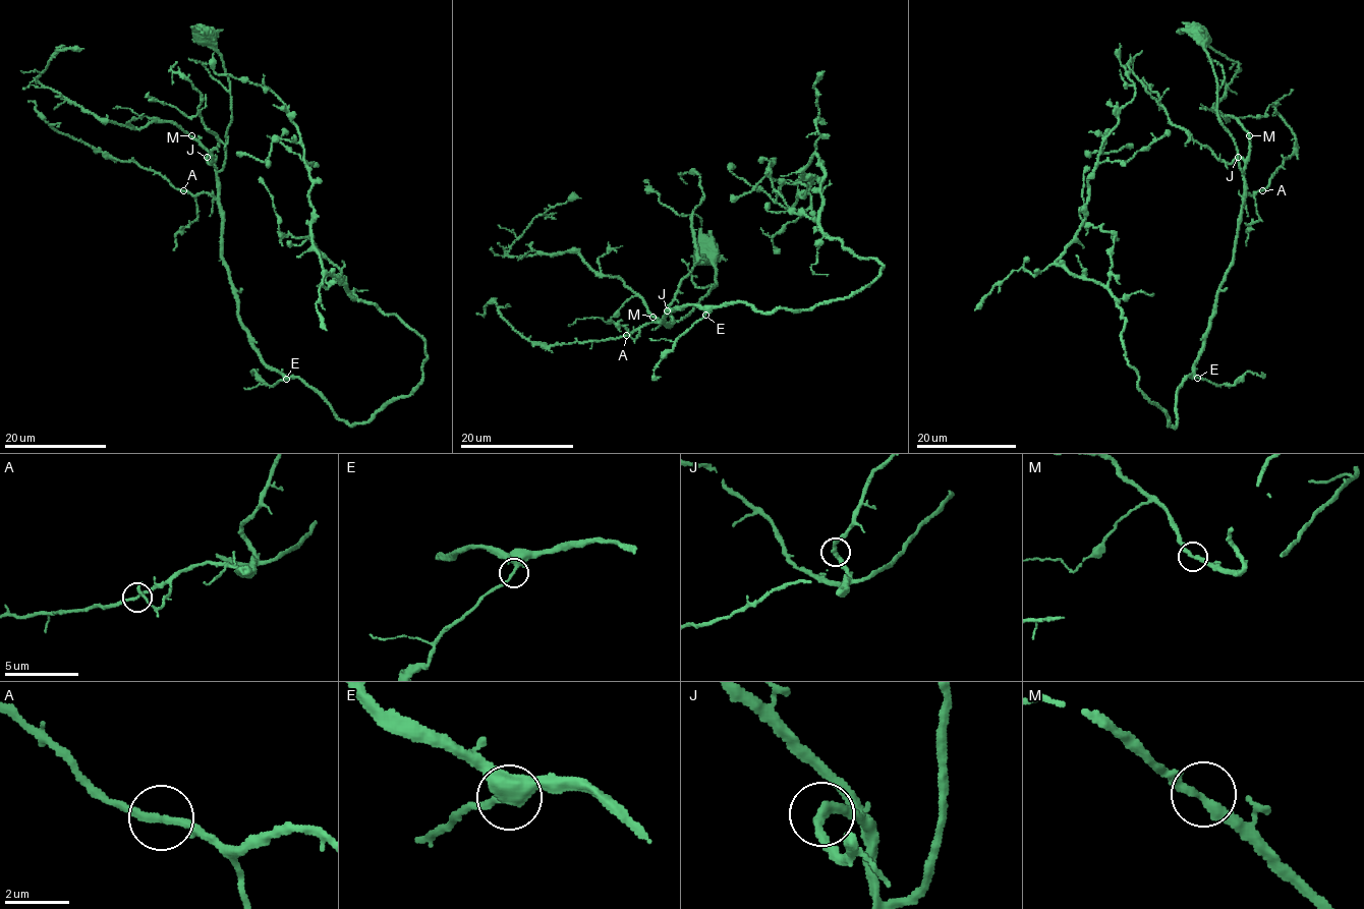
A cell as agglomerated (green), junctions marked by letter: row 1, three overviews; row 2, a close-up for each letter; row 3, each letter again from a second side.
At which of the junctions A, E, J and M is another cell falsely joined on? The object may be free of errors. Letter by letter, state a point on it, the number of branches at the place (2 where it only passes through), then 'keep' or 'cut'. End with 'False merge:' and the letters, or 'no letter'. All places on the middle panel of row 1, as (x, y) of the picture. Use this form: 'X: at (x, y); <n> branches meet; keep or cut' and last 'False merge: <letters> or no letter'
A: at (626, 335); 2 branches meet; keep
E: at (705, 315); 2 branches meet; keep
J: at (667, 310); 2 branches meet; keep
M: at (652, 317); 2 branches meet; keep
False merge: no letter

